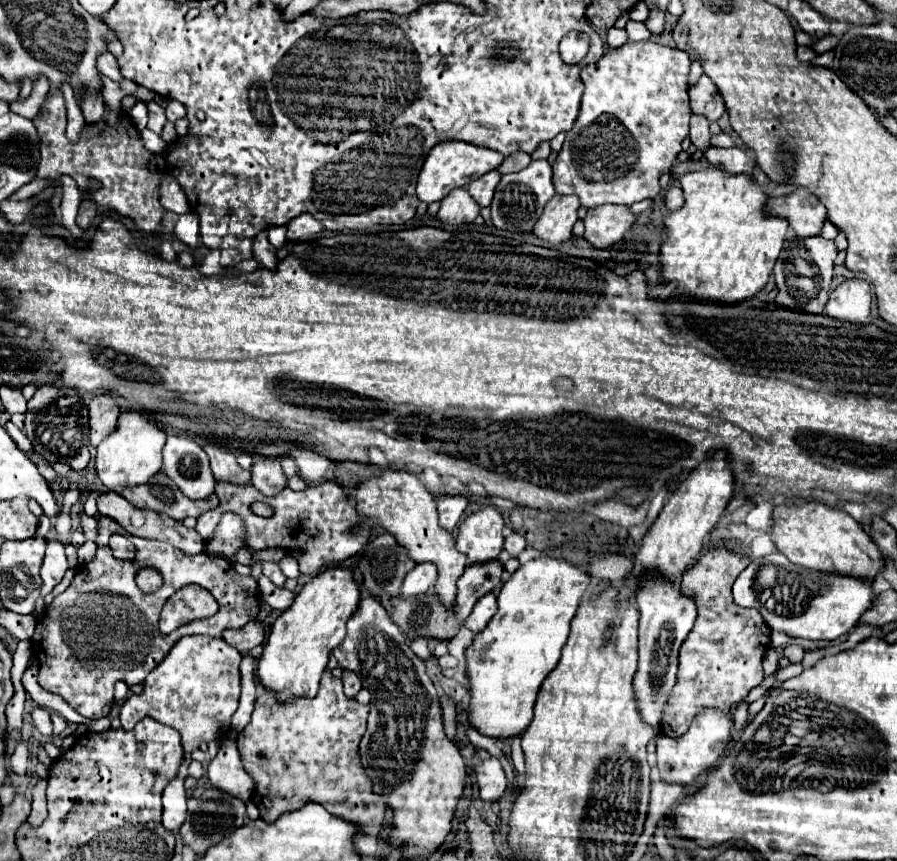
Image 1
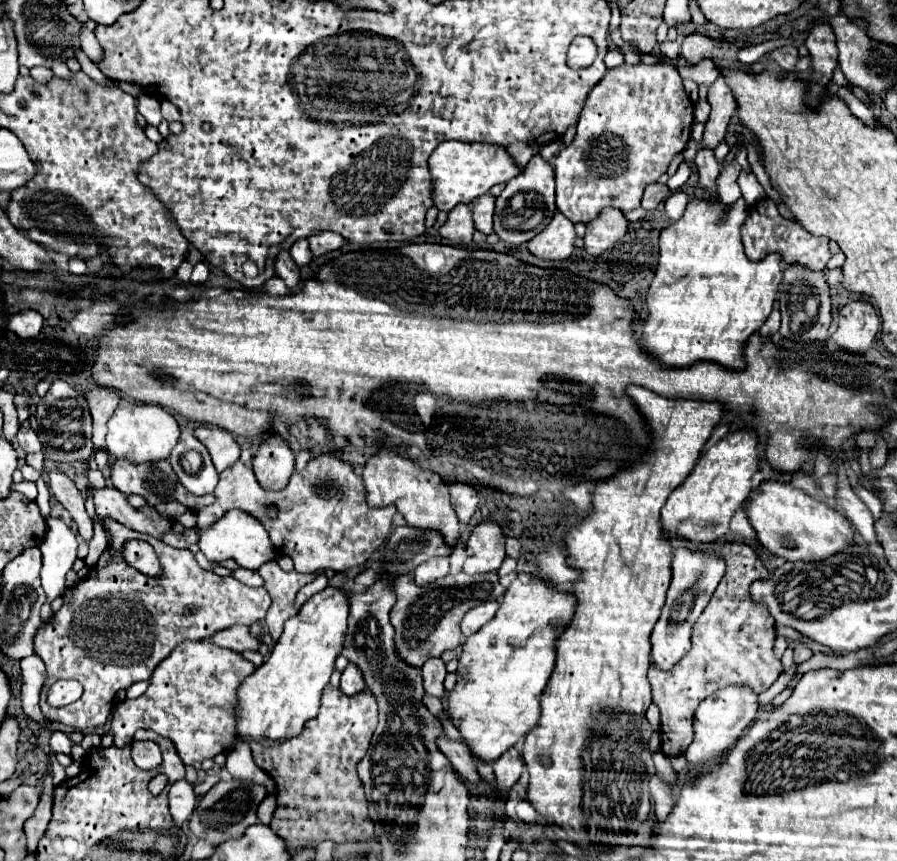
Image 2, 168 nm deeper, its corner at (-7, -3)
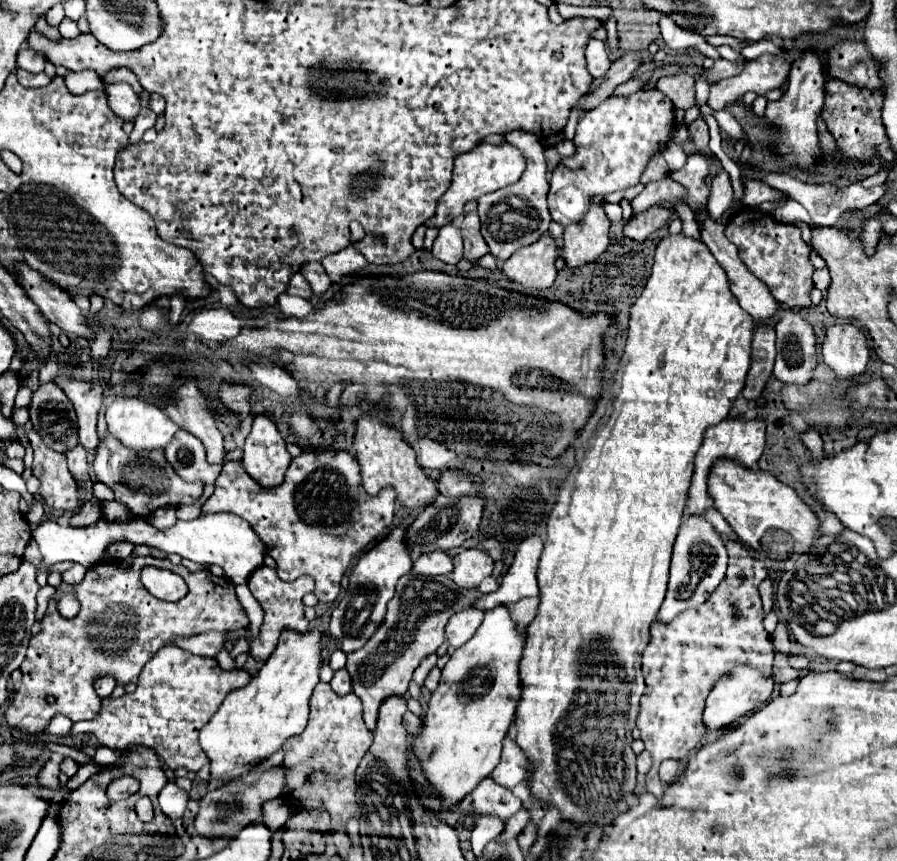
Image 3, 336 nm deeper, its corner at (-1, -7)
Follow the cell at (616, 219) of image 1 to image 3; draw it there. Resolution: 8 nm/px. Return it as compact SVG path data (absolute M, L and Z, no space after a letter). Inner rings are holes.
M591 206L585 218L565 228L563 252L567 266L577 268L597 260L609 246L609 218L601 206Z

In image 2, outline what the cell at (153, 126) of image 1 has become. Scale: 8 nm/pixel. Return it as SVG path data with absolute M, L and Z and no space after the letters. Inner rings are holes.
M139 94L137 96L137 112L143 114L149 126L157 126L161 122L161 110L159 110L159 100L149 96L149 94Z

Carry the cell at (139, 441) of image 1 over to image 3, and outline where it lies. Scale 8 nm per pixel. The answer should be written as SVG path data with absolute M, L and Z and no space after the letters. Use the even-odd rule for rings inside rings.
M115 398L105 412L107 418L107 428L109 432L121 440L129 450L133 452L151 452L151 450L163 450L169 440L175 436L179 430L173 420L169 420L157 406L141 402L139 398Z

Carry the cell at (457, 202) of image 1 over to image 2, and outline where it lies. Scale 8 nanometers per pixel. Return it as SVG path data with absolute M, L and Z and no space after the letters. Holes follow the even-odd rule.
M459 204L459 208L455 208L455 212L449 212L447 222L439 230L441 238L447 238L457 246L469 244L473 238L473 232L475 232L475 228L473 228L471 210L467 204Z

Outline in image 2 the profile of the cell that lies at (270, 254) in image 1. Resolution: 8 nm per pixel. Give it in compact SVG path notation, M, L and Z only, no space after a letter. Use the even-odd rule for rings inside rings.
M281 252L279 258L277 258L277 276L281 280L285 280L287 288L295 288L299 282L301 282L301 274L299 274L299 266L295 264L295 260L289 256L289 252Z

